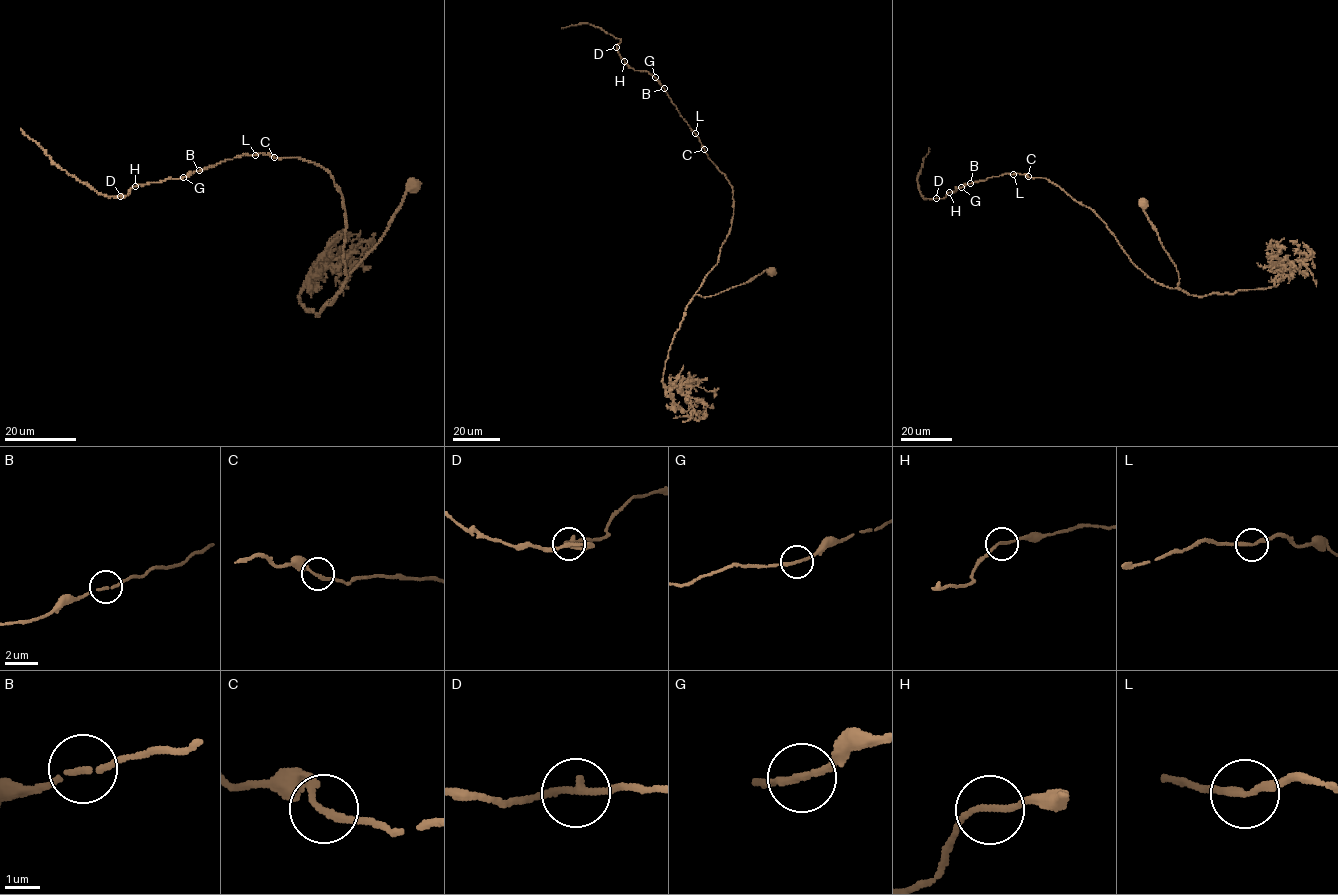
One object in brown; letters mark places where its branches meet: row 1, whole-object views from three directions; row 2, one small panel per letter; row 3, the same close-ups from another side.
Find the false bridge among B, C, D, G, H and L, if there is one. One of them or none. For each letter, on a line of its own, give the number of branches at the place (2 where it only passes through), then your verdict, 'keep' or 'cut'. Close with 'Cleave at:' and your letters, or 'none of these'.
B: 2 branches meet; keep
C: 2 branches meet; keep
D: 2 branches meet; keep
G: 2 branches meet; keep
H: 2 branches meet; keep
L: 2 branches meet; keep
Cleave at: none of these

